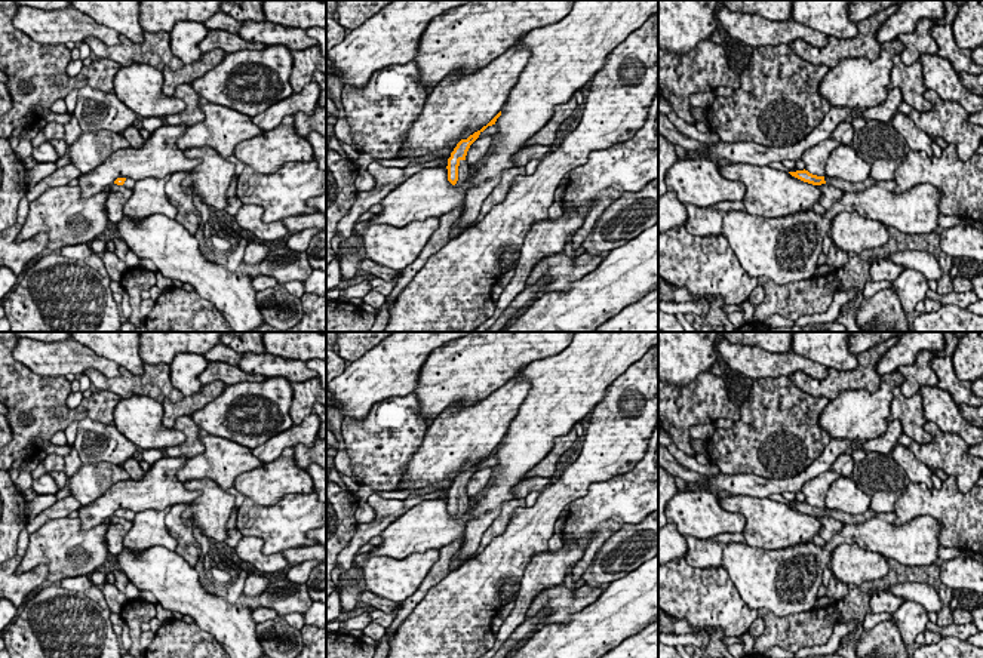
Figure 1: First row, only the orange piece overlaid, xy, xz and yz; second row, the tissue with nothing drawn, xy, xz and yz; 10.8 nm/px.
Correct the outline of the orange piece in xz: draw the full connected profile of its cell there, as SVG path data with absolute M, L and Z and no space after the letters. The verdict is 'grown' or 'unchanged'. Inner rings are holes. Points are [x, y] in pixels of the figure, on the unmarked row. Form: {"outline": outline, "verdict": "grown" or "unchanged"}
{"outline": "M501 443L486 456L483 458L480 462L474 464L473 467L470 467L467 471L461 471L457 479L454 480L454 483L451 485L451 489L448 491L448 513L452 517L460 517L464 514L464 511L467 510L470 501L469 496L466 494L466 488L467 483L470 480L470 477L479 470L479 467L488 459L495 456L497 451L501 448Z", "verdict": "grown"}

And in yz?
{"outline": "M805 501L804 502L796 502L796 504L789 504L789 505L792 508L795 508L795 510L804 513L804 514L812 516L812 517L830 516L830 517L839 520L839 522L851 523L851 525L864 523L867 519L876 516L876 511L873 511L870 508L864 514L853 516L853 514L848 514L848 513L844 513L844 511L839 511L839 510L817 508L817 507L810 505Z", "verdict": "grown"}

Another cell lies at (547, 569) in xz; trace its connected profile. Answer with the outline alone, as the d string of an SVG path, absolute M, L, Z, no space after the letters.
M575 539L562 544L556 551L535 554L525 568L519 591L516 594L514 608L503 621L494 646L480 658L492 658L509 636L526 619L526 612L543 590L562 585L566 576L566 569L574 566L584 554L584 547L580 547Z

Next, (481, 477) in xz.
M486 467L483 470L477 470L469 480L467 488L466 488L466 494L470 498L473 498L480 489L483 489L492 474L492 467Z

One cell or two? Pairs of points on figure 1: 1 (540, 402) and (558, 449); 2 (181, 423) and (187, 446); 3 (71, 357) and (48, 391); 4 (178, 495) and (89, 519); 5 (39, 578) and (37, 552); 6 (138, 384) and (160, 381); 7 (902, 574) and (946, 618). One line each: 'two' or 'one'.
1: two
2: one
3: two
4: one
5: two
6: one
7: one

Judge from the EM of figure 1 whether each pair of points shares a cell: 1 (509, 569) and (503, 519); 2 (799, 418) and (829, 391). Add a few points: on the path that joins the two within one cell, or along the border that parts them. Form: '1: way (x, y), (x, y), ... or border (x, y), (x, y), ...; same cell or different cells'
1: border (525, 506), (515, 510), (506, 528), (479, 553); different cells
2: border (792, 381), (804, 391), (823, 396), (828, 400); different cells

